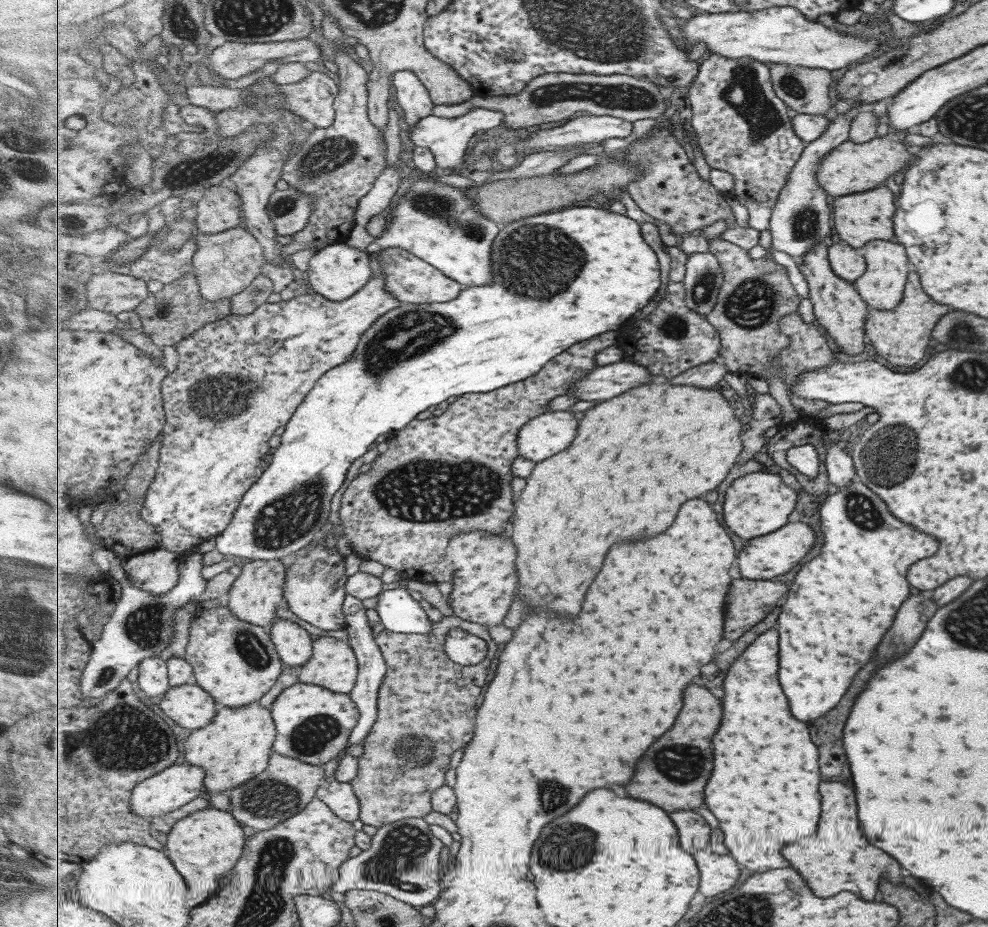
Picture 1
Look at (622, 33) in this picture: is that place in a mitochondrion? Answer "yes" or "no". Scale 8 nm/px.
yes

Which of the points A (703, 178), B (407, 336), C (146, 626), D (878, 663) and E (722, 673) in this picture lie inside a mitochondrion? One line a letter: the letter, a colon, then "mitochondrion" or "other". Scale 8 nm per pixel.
A: other
B: mitochondrion
C: mitochondrion
D: other
E: other

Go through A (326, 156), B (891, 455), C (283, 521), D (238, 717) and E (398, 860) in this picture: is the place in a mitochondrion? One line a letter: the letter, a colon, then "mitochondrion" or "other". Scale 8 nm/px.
A: mitochondrion
B: mitochondrion
C: mitochondrion
D: other
E: mitochondrion

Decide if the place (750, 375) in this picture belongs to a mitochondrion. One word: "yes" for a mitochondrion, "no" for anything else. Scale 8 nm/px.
no

